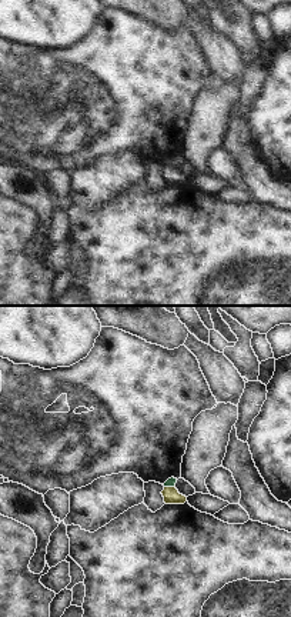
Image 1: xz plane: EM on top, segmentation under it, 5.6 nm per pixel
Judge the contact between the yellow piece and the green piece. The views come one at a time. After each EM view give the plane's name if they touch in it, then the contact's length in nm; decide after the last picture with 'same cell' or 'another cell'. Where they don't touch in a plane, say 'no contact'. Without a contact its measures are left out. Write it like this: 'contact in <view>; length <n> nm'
contact in xz; length 70 nm

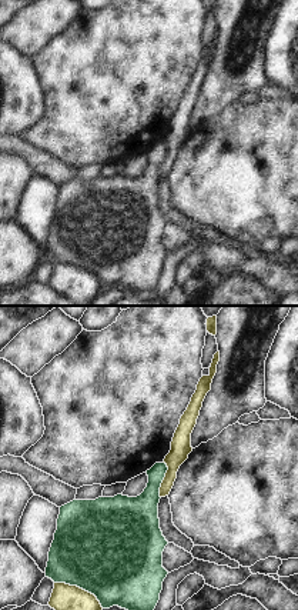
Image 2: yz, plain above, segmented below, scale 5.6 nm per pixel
contact in yz; length 320 nm

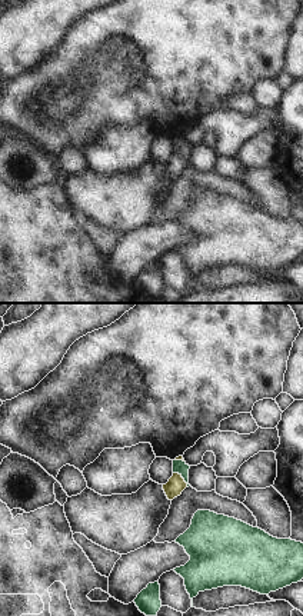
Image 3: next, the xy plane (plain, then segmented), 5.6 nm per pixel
contact in xy; length 120 nm

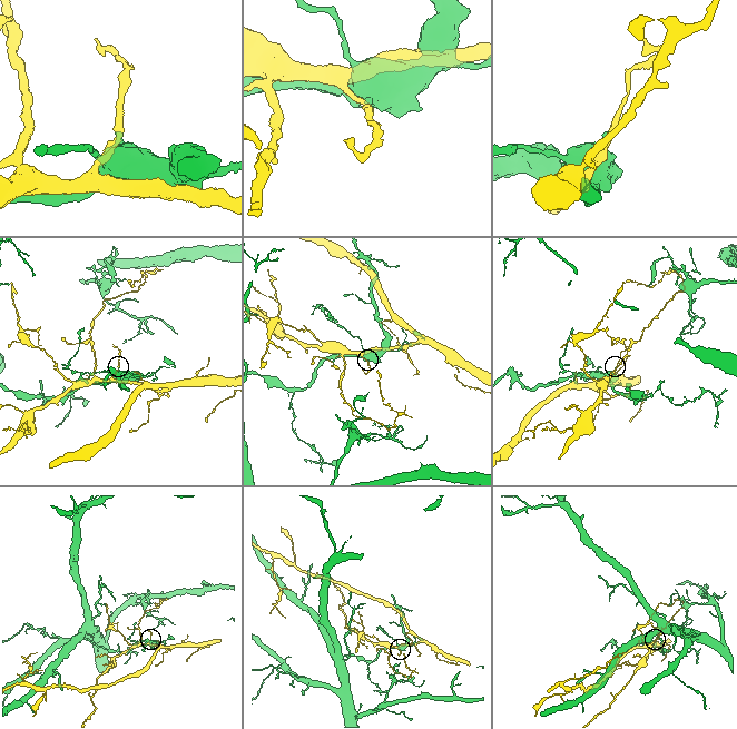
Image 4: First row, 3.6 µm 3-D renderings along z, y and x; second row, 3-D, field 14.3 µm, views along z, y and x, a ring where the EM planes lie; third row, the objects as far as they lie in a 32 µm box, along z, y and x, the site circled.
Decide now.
another cell

